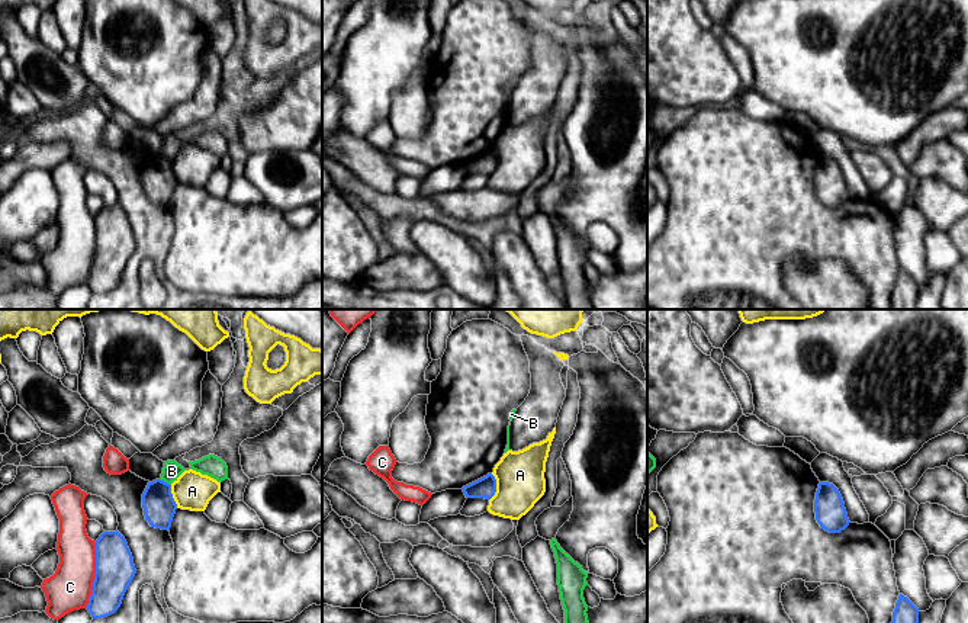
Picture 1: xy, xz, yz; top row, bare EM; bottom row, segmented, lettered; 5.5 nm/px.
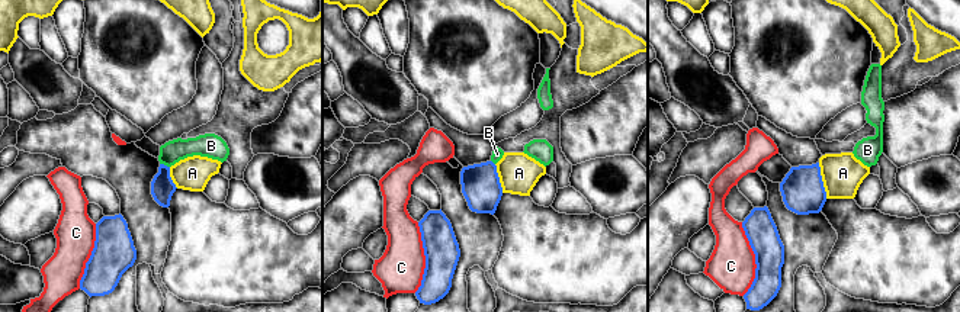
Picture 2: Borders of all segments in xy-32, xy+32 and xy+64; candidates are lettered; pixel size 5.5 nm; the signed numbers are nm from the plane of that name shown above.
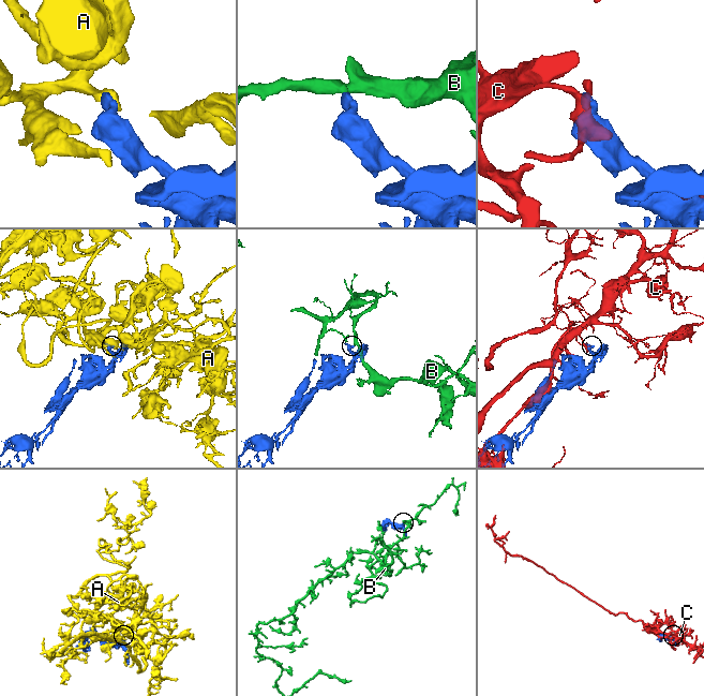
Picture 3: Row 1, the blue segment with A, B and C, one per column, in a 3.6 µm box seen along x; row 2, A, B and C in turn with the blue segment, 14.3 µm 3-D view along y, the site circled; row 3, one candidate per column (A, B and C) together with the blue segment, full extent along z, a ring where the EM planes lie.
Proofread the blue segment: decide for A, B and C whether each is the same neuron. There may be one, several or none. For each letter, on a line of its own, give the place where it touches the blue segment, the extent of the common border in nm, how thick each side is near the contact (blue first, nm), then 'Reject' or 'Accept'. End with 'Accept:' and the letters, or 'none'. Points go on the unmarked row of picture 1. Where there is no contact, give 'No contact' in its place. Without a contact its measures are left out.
A: Touches blue at xz (495, 161). Shared border 150 nm. Thickness 120 nm (blue) against 280 nm. Reject
B: Touches blue at xy (166, 157). Shared border 80 nm. Thickness 180 nm (blue) against 100 nm. Reject
C: Touches blue at xy (95, 250). Shared border 380 nm. Thickness 220 nm (blue) against 240 nm. Reject
Accept: none

